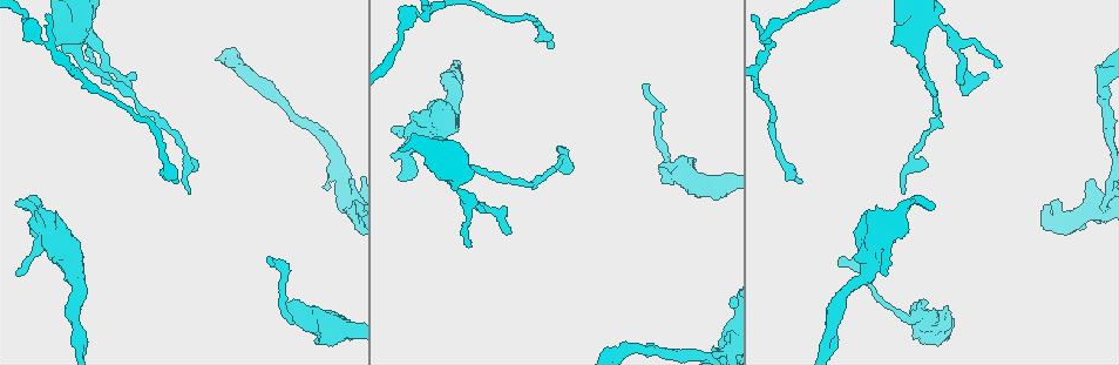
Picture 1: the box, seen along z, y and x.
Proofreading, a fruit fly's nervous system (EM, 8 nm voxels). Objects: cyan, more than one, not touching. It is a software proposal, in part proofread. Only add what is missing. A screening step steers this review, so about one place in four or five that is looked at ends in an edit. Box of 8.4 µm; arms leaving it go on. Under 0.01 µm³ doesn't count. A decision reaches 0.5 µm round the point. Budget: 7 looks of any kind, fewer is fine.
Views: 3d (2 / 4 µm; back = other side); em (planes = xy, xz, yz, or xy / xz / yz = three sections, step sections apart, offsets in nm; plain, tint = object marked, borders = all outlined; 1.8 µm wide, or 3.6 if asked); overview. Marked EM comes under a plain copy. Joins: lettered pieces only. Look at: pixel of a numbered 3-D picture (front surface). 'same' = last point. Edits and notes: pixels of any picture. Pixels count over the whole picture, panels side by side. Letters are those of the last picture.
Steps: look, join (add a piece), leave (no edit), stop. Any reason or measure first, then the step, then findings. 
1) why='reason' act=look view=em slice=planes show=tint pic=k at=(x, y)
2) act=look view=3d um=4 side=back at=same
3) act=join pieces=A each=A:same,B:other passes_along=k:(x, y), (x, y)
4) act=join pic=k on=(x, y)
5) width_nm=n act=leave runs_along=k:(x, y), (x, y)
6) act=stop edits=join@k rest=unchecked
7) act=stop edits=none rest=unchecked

why='an open end' act=look view=em slice=planes show=tint pic=1 at=(799, 181)

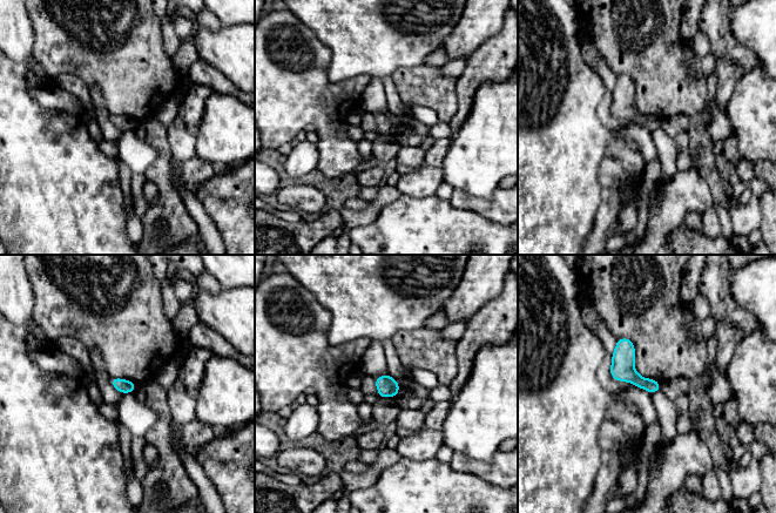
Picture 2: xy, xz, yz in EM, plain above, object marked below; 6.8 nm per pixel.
why='what lies round it' act=look view=em slice=planes show=borders at=same

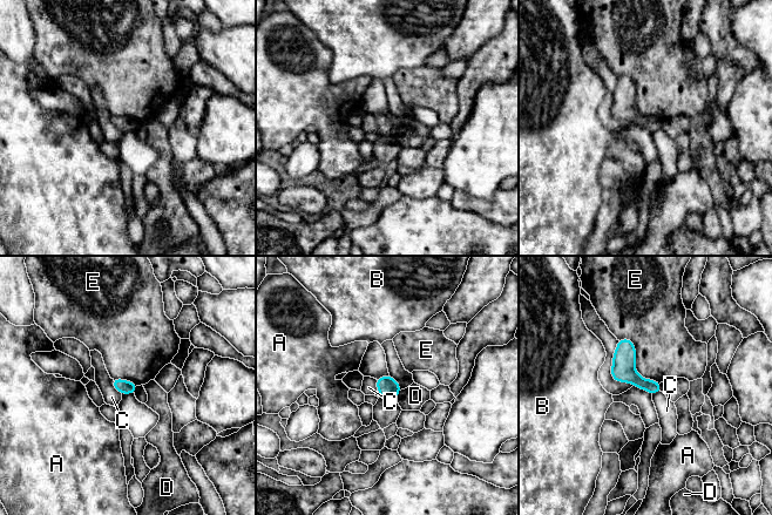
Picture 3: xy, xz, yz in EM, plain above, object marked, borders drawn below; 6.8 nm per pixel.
act=leave each=A:other,B:other,C:other,D:other,E:other border=3:(618, 339), (659, 383) found='no lettered piece goes on from it'

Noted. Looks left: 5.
act=look view=3d um=2 pic=1 at=(987, 78)

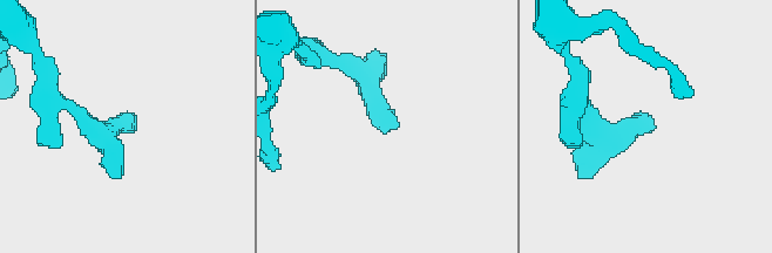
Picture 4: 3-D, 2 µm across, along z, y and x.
act=look view=em slice=planes show=borders pic=4 at=(651, 133)

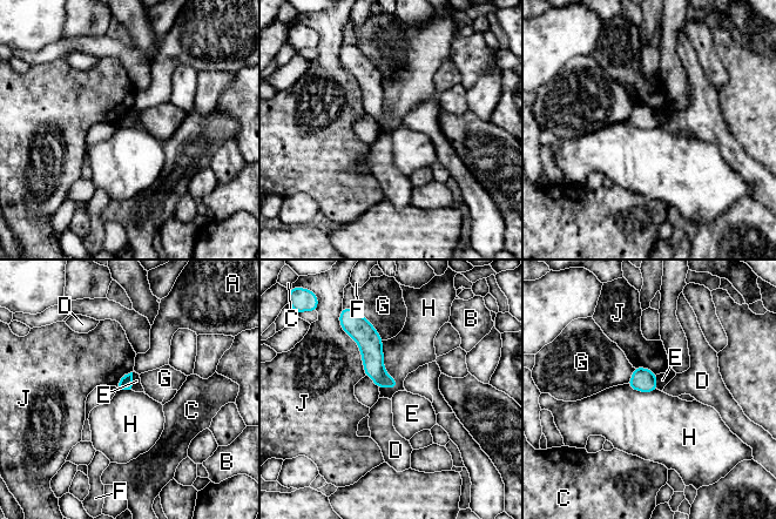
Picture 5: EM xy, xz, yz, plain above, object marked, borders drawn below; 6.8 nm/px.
act=leave each=A:other,B:other,C:other,D:other,E:other,F:other,G:other,H:other,J:other found='no lettered piece goes on from it'

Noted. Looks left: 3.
why='branch stops here' act=look view=em um=3.6 slice=xz step=4 show=borders pic=1 at=(399, 178)

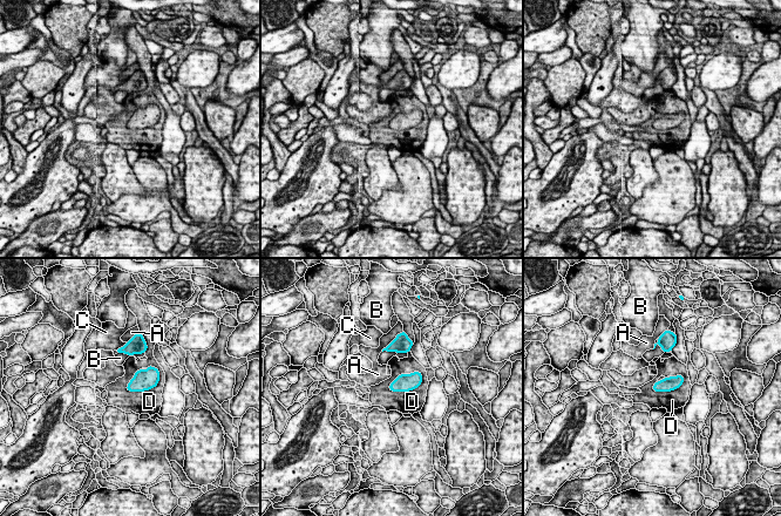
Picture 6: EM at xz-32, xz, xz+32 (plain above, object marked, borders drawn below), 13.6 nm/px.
act=leave each=A:other,B:other,C:other,D:other border=6:(158, 369), (155, 386), (126, 388) found='no lettered piece goes on from it'

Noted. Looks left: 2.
act=stop edits=none rest=unchecked

